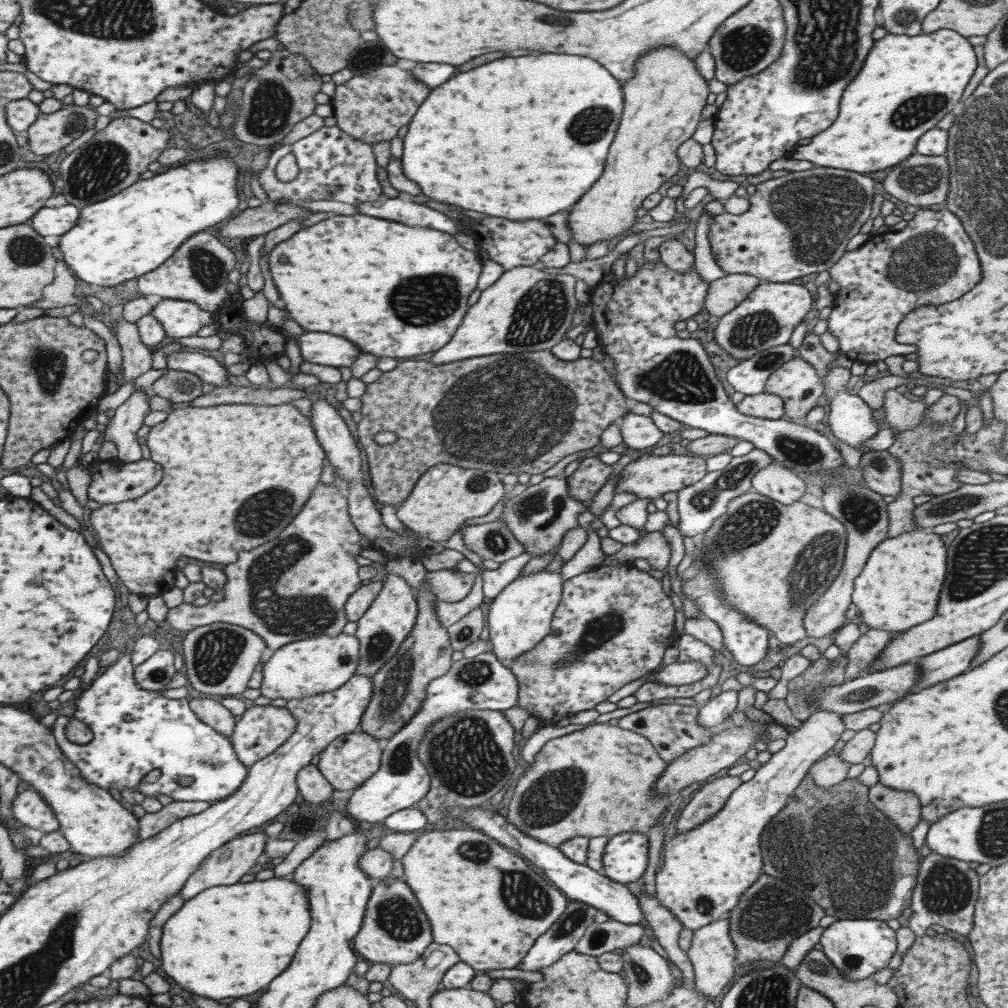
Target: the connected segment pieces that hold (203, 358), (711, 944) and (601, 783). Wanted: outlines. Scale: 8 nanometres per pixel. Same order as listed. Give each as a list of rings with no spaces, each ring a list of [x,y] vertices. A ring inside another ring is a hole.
[[[177,350],[168,352],[166,368],[176,371],[190,372],[205,384],[227,386],[228,373],[225,367],[198,350]]]
[[[728,917],[710,922],[705,926],[696,928],[692,932],[690,945],[686,951],[691,969],[693,969],[693,984],[695,984],[695,994],[705,996],[707,1000],[714,997],[723,990],[723,987],[731,980],[735,974],[735,947],[728,933]]]
[[[608,723],[589,724],[580,730],[575,730],[557,738],[547,740],[534,757],[535,758],[533,758],[531,765],[526,768],[526,771],[515,784],[512,796],[507,804],[507,814],[505,814],[504,817],[509,823],[515,826],[519,832],[523,832],[524,835],[527,835],[532,839],[540,840],[552,847],[559,848],[560,844],[563,843],[564,840],[576,836],[582,836],[586,839],[590,839],[598,836],[610,837],[622,832],[636,832],[645,835],[649,828],[653,826],[656,818],[661,814],[661,812],[663,812],[665,806],[670,804],[673,799],[669,798],[669,796],[658,796],[658,794],[652,790],[652,786],[658,779],[661,771],[667,768],[667,764],[659,758],[654,746],[644,736],[641,736],[636,732],[625,730],[617,725],[612,726]]]

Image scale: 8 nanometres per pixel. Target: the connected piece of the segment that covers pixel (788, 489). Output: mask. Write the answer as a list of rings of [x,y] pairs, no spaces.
[[[772,461],[753,475],[750,480],[751,490],[767,496],[783,505],[799,501],[806,488],[797,473],[785,468],[780,463]]]

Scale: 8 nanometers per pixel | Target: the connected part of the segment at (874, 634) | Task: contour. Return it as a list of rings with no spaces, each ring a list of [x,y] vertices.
[[[868,629],[865,634],[860,635],[845,652],[847,657],[845,679],[850,680],[860,676],[862,670],[866,670],[876,660],[880,650],[885,648],[889,641],[889,634],[877,629]]]

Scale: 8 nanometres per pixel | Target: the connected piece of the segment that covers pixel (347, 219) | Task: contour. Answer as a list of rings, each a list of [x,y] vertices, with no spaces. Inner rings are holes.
[[[361,214],[333,216],[327,220],[321,220],[321,222],[309,226],[305,230],[299,230],[289,240],[276,244],[267,254],[267,257],[268,270],[271,279],[273,279],[273,285],[277,289],[279,298],[283,300],[283,308],[289,312],[287,316],[291,320],[297,320],[297,324],[301,328],[305,328],[305,332],[327,332],[327,334],[347,339],[359,348],[360,352],[369,352],[373,356],[394,359],[435,352],[448,343],[467,310],[467,297],[476,288],[482,267],[480,252],[473,252],[461,247],[450,234],[431,230],[424,226],[407,228],[403,224],[395,224],[395,222],[379,220],[379,218],[369,218],[369,216],[361,216]]]

